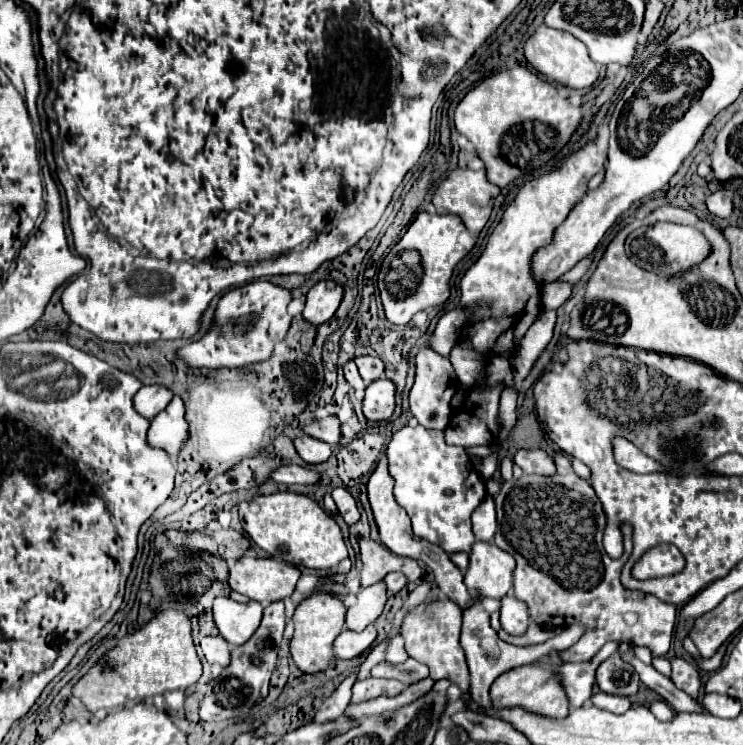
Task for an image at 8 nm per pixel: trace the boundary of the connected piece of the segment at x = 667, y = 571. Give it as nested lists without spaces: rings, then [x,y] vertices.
[[[658,544],[650,548],[632,568],[632,576],[636,580],[650,580],[650,578],[664,578],[674,576],[685,567],[685,558],[672,544]]]

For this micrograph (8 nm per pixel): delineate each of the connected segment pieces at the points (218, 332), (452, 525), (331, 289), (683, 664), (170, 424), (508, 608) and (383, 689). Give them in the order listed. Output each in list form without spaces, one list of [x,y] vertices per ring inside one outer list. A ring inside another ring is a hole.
[[[260,280],[230,290],[218,302],[214,326],[210,332],[204,338],[180,348],[178,356],[192,368],[232,368],[268,360],[272,356],[274,344],[284,340],[290,328],[292,320],[286,312],[290,300],[292,296],[286,288]]]
[[[418,424],[398,430],[386,448],[386,456],[390,462],[390,474],[396,480],[394,496],[408,512],[414,534],[438,544],[448,554],[470,552],[474,544],[470,514],[484,500],[486,486],[464,448],[448,446],[442,432]]]
[[[324,280],[312,286],[310,292],[306,294],[306,308],[302,312],[304,320],[312,326],[320,326],[328,322],[338,310],[342,294],[344,294],[342,286],[336,284],[334,280]]]
[[[672,658],[672,674],[670,680],[674,682],[676,688],[684,690],[690,698],[698,700],[698,692],[700,692],[700,678],[698,678],[698,668],[682,658]]]
[[[174,396],[172,402],[166,406],[166,410],[150,422],[148,442],[156,448],[166,450],[170,458],[176,458],[186,438],[188,438],[188,424],[184,420],[184,402],[180,396]]]
[[[504,596],[500,600],[500,624],[512,636],[524,634],[530,624],[528,606],[514,596]]]
[[[368,678],[368,680],[360,680],[354,684],[352,688],[352,700],[350,704],[360,704],[378,696],[396,696],[398,692],[402,692],[406,686],[398,680],[384,680],[384,678]]]

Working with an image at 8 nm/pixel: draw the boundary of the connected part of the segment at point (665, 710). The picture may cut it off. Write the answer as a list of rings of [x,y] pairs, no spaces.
[[[664,700],[652,702],[652,704],[650,704],[650,710],[652,710],[652,714],[654,714],[658,720],[664,720],[664,722],[674,716],[674,710],[672,710]]]

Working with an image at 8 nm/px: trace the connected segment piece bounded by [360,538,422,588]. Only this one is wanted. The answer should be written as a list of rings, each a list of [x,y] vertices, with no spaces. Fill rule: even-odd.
[[[364,538],[360,542],[360,558],[364,564],[360,572],[364,588],[382,580],[388,572],[402,572],[408,578],[408,582],[418,582],[422,578],[422,570],[416,560],[398,556],[372,538]]]

